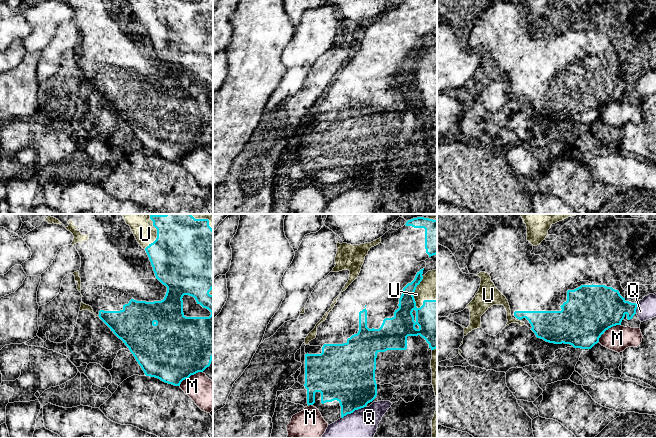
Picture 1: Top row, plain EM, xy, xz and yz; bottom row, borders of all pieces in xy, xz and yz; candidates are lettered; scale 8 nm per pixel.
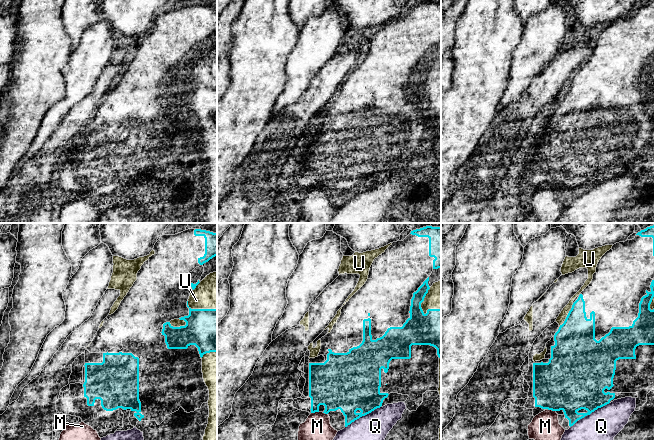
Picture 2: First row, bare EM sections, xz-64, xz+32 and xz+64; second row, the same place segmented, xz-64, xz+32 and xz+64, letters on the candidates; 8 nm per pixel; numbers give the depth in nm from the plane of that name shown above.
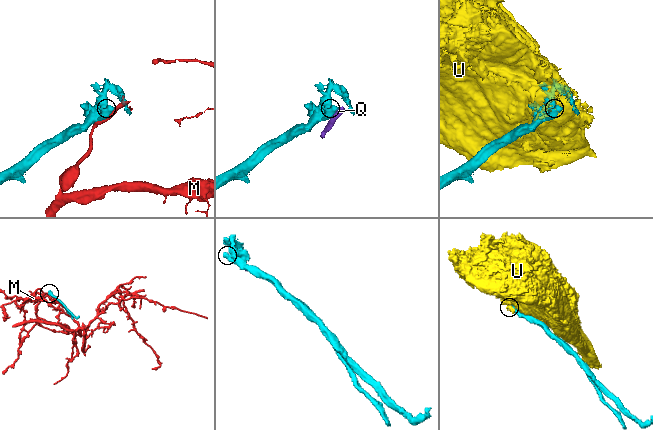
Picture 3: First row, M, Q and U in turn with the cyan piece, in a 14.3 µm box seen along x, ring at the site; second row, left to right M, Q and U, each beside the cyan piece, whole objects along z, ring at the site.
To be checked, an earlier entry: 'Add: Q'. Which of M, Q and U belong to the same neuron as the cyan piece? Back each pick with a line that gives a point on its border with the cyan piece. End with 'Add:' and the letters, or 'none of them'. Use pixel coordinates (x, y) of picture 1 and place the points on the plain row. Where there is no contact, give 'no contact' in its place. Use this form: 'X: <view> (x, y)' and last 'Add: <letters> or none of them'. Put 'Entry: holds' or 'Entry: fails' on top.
Entry: fails
Add: none of them

